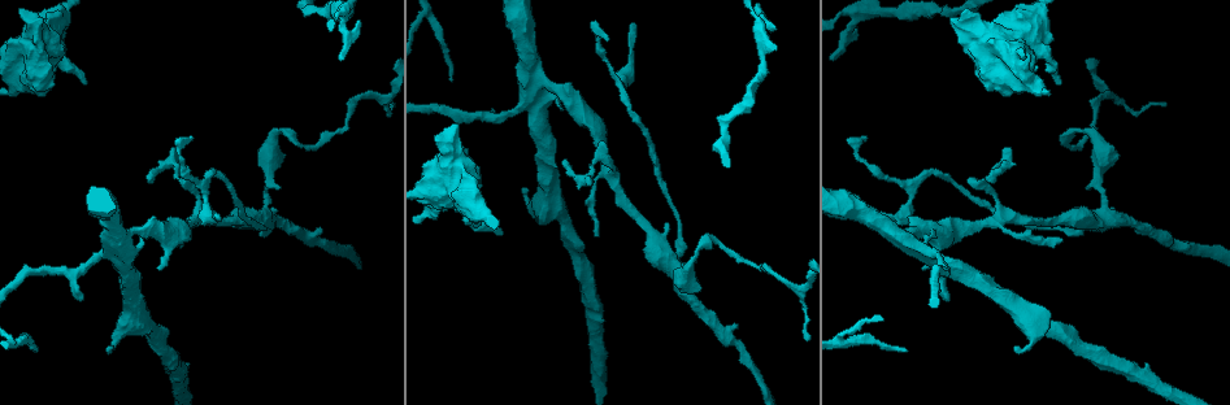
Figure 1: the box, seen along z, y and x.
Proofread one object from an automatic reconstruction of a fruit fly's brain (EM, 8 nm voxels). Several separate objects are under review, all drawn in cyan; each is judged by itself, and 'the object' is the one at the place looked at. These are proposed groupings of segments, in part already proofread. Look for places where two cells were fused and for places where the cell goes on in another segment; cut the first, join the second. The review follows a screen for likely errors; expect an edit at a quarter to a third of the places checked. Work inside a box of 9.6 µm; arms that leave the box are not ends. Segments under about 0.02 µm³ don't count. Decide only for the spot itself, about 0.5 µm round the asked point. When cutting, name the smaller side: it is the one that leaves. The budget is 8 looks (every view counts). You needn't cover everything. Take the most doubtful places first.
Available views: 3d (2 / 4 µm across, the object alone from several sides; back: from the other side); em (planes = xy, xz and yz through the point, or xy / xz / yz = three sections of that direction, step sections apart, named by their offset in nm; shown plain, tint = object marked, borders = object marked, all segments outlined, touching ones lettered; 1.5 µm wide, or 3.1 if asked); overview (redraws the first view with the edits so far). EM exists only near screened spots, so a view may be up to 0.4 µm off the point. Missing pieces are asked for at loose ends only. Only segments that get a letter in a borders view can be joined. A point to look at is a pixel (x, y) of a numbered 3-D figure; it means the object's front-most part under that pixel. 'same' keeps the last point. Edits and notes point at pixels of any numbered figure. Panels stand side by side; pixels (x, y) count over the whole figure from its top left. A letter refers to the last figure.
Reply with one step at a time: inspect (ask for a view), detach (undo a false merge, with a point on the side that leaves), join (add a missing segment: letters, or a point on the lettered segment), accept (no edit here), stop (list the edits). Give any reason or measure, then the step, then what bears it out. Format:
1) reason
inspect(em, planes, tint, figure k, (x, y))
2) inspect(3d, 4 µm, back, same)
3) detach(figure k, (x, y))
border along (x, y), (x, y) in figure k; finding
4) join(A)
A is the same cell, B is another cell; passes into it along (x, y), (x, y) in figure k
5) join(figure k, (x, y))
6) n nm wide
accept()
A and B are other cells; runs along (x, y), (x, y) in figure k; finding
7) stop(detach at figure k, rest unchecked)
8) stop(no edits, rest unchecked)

free end
inspect(em, planes, borders, figure 1, (500, 232))

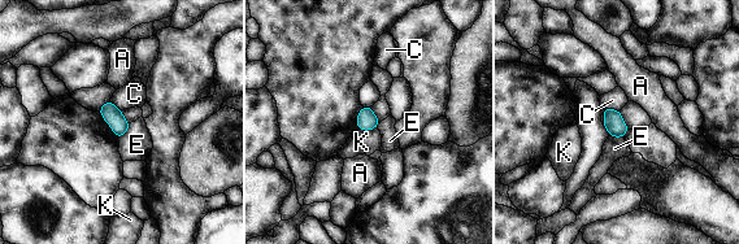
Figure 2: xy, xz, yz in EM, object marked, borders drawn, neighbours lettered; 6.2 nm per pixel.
accept()
A, C, E and K are other cells; border along (377, 126), (369, 130), (359, 130) in figure 2; none of them fits

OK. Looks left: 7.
branch stops here
inspect(3d, 2 µm, figure 1, (450, 81))

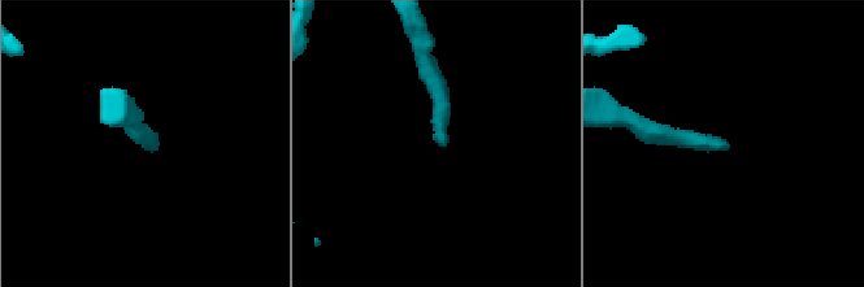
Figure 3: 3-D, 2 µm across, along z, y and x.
inspect(em, xz, step 4, borders, figure 3, (728, 149))

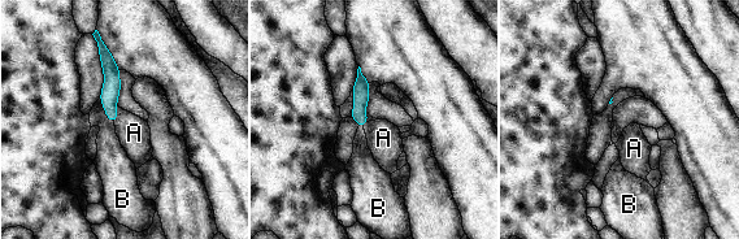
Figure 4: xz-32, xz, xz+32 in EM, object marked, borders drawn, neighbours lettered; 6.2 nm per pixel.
accept()
A and B are other cells; border along (99, 99), (105, 116), (113, 124) in figure 4; no lettered segment goes on from it

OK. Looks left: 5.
free end
inspect(em, xy, step 4, borders, figure 1, (159, 267))

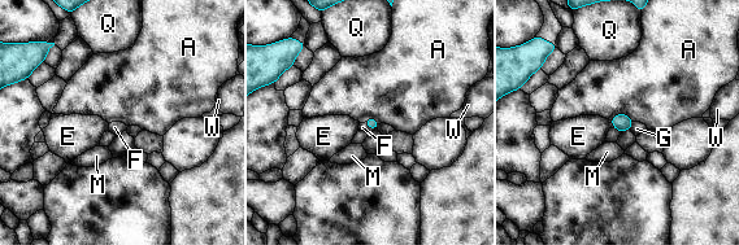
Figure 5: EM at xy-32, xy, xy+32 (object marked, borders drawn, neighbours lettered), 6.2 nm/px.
cut it another way
inspect(em, yz, step 8, borders, same)

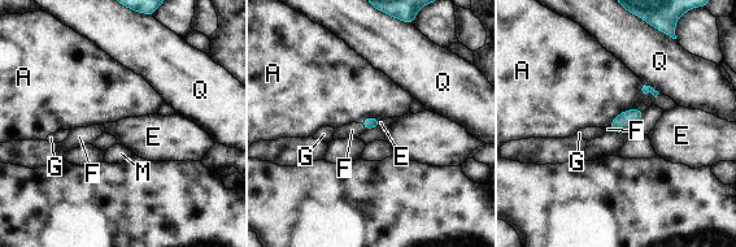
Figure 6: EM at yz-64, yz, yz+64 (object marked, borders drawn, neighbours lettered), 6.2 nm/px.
join(F)
F is the same cell, A, E, G, M and Q are other cells; passes into it along (369, 122), (364, 126), (353, 130) in figure 6; it goes on there

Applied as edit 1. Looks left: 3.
stop(join at figure 6, rest unchecked)

